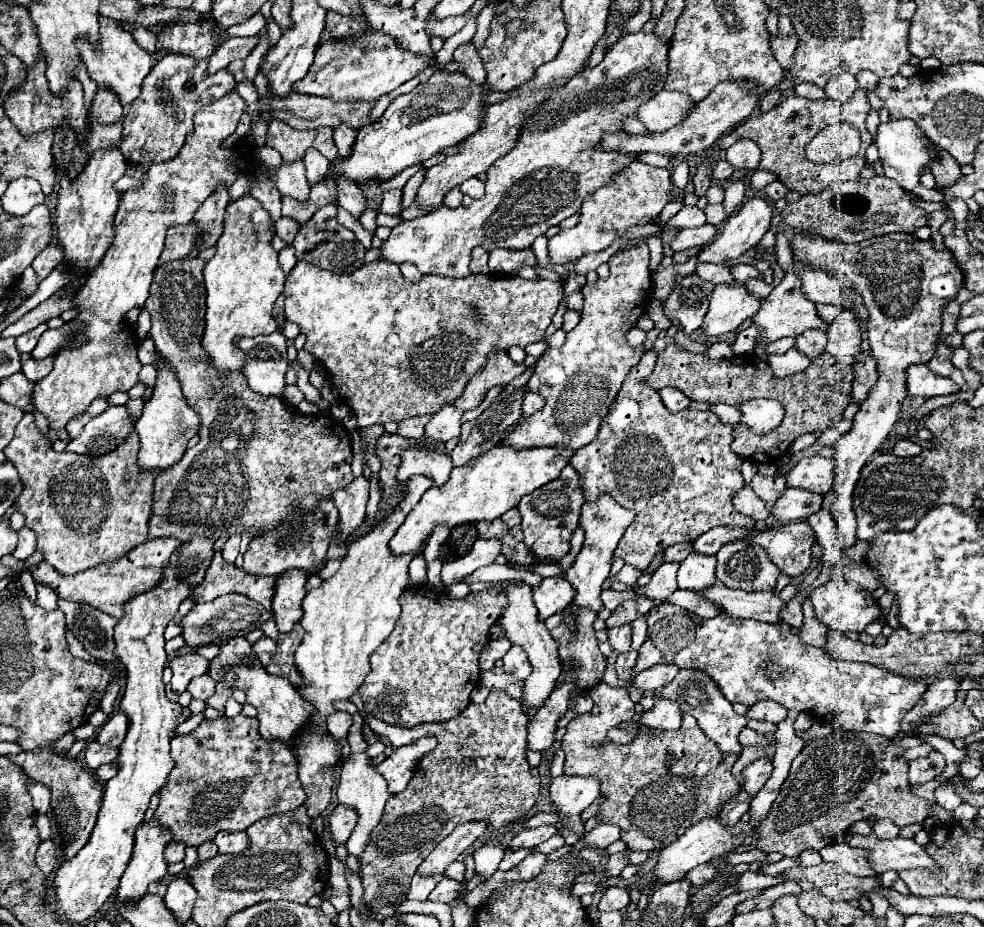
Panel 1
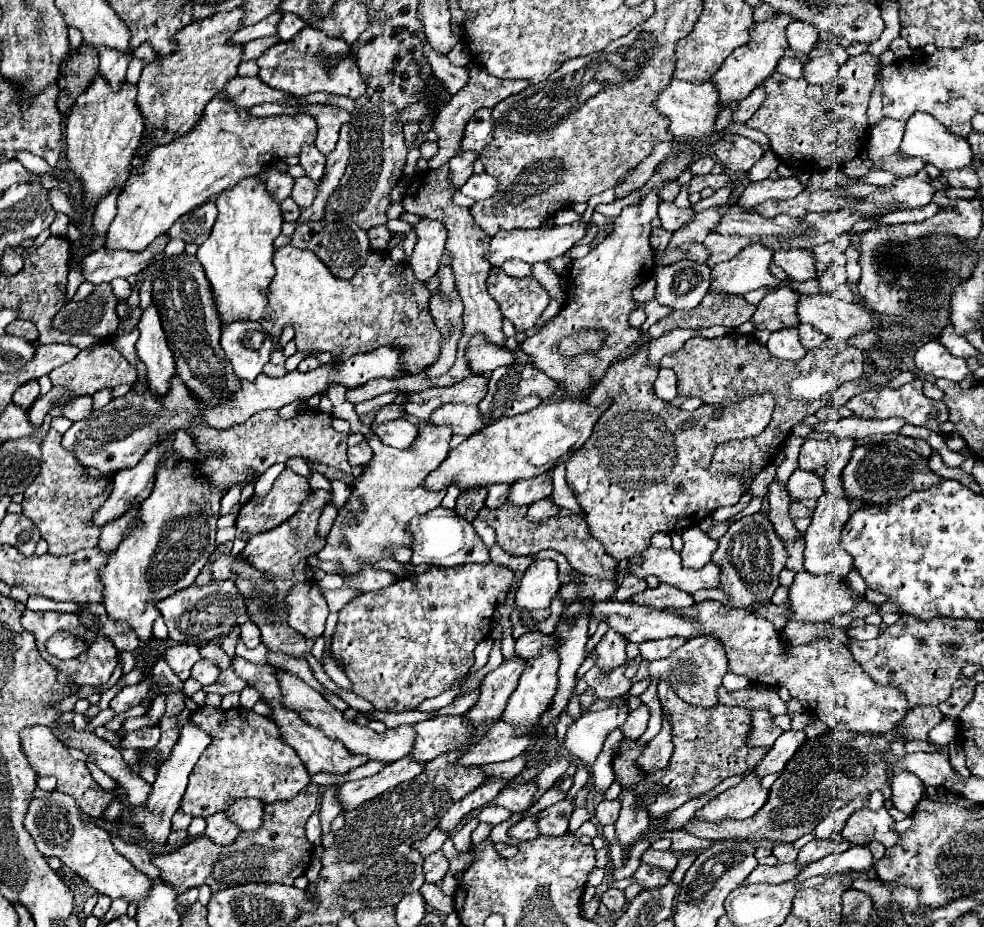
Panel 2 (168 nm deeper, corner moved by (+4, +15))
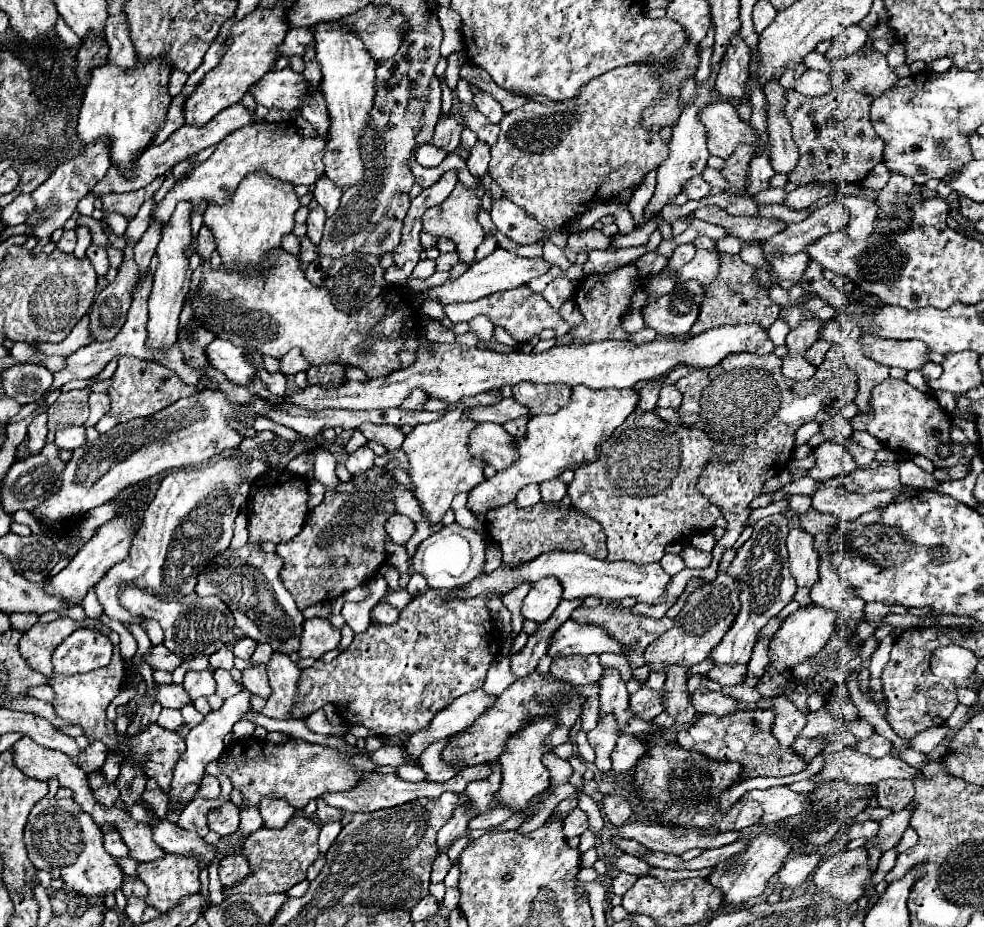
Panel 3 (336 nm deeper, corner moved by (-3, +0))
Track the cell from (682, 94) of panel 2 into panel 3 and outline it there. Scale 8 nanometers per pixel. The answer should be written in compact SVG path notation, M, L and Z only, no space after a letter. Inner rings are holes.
M717 101L701 111L701 121L709 131L707 147L711 155L729 159L737 145L751 145L753 155L761 155L765 145L749 121L743 121L731 103Z

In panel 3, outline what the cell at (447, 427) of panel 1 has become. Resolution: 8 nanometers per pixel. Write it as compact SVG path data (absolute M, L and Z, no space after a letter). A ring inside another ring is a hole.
M479 423L473 429L469 451L473 455L481 455L497 471L511 467L519 459L517 441L501 425L495 423Z

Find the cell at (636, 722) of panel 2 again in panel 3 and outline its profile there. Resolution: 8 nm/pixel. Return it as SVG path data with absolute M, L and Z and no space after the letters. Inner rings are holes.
M621 735L611 753L611 771L615 771L617 775L631 771L637 765L643 751L645 743L641 743L639 739L631 739L629 735Z

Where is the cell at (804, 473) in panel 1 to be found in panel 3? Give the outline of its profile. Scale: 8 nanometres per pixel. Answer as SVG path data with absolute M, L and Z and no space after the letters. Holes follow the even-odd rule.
M825 441L815 447L815 467L809 469L809 477L815 481L825 481L829 477L847 475L857 469L857 463L853 459L853 453L843 445L835 441Z

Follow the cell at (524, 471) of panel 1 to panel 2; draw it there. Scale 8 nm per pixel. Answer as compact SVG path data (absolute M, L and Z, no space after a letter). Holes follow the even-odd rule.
M568 398L560 402L544 402L534 410L512 418L504 416L450 450L446 460L426 476L424 488L430 492L440 492L446 490L450 484L458 484L460 492L466 492L490 484L514 484L520 478L540 476L546 468L558 464L558 460L562 462L566 456L582 448L604 410L606 404L590 408L586 400L580 402Z

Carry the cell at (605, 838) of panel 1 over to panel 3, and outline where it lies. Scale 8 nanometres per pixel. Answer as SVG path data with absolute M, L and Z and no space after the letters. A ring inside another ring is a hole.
M605 795L601 799L601 807L605 811L605 817L611 825L623 825L627 823L627 819L633 815L633 809L629 805L629 801L621 795Z

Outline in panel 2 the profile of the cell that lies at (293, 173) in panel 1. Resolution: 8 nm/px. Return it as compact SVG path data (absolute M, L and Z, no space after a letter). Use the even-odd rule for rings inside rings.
M308 176L296 178L290 196L294 198L294 202L296 202L300 208L304 208L304 206L308 206L308 204L314 200L314 196L316 196L316 184L314 184Z

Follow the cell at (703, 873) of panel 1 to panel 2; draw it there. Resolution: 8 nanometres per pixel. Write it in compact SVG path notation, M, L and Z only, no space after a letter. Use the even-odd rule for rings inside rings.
M646 850L644 854L642 854L642 862L646 862L646 864L652 864L652 866L658 866L658 868L662 868L662 870L666 870L666 872L670 872L670 870L674 870L676 868L676 864L678 864L678 858L668 850L668 852L656 852L656 850Z

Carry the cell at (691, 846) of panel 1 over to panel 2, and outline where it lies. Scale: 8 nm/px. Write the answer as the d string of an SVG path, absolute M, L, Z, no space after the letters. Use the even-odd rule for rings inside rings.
M748 774L738 786L718 794L706 806L696 810L692 822L722 822L722 820L744 820L754 816L766 802L768 790L760 788L760 780Z

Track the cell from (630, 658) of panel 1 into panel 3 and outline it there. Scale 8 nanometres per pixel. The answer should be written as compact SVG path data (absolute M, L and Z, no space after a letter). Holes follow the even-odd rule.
M605 715L603 721L599 721L597 727L587 733L587 739L589 739L591 747L595 749L595 767L597 767L597 771L605 773L605 771L611 769L609 755L615 747L617 737L619 737L619 731L617 731L613 715Z

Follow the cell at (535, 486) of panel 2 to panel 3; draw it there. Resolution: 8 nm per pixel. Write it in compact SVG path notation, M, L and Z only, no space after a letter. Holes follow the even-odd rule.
M557 477L557 479L551 479L551 481L545 481L541 483L541 501L551 501L551 503L557 503L565 497L567 493L567 485Z

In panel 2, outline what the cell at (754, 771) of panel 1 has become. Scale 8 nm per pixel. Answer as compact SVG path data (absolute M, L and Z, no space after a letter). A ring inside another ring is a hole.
M754 710L746 744L752 748L772 748L772 744L782 732L782 728L772 724L772 714L768 710Z

